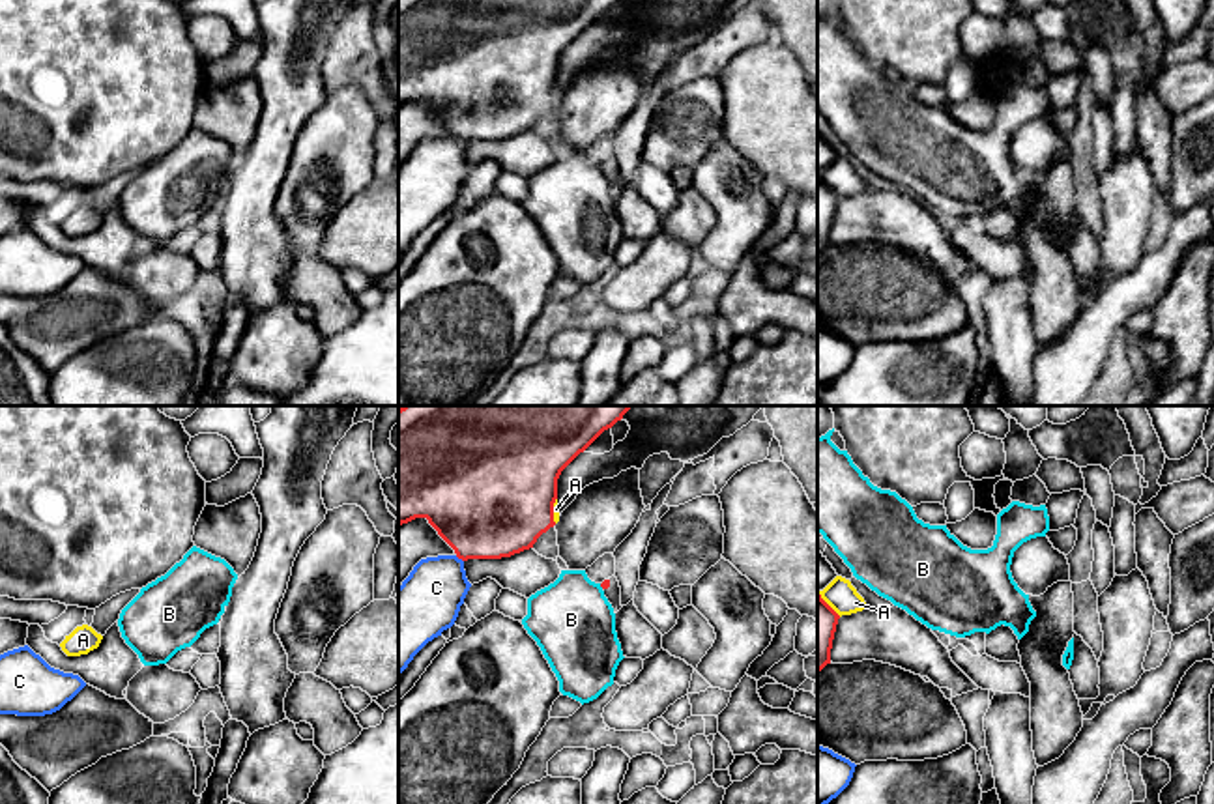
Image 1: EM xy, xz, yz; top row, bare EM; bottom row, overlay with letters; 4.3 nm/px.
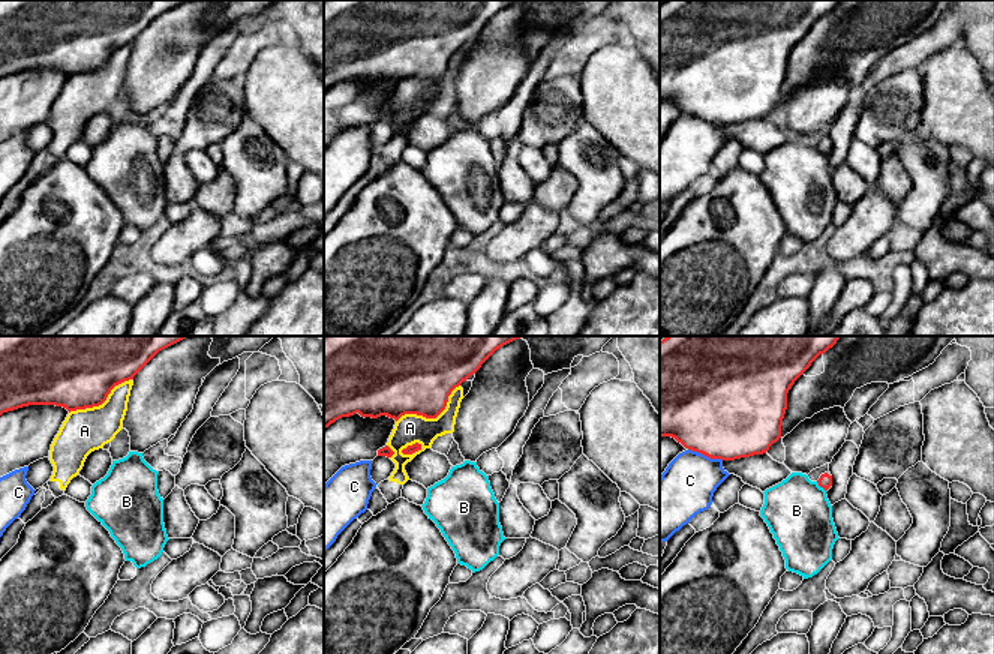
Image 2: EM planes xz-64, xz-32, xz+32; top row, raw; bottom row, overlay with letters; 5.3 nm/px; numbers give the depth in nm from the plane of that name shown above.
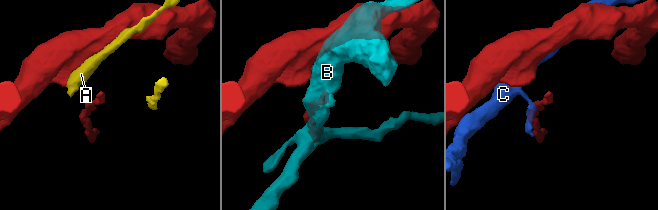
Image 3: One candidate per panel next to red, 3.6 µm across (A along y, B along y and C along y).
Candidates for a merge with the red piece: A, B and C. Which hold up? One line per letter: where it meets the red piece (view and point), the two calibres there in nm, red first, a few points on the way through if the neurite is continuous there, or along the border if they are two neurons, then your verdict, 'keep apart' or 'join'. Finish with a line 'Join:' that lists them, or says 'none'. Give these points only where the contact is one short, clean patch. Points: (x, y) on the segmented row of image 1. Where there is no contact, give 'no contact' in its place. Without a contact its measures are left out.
A: meets red in xz at (552, 511); 500 nm thick on the red side, 30 nm on the other; keep apart
B: meets red in xz at (601, 586); 40 nm thick on the red side, 360 nm on the other; border along xz (599, 584), (603, 588); keep apart
C: meets red in xz at (459, 558); 460 nm thick on the red side, 280 nm on the other; keep apart
Join: none

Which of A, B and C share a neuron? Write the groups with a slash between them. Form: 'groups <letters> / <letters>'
groups A / B / C

